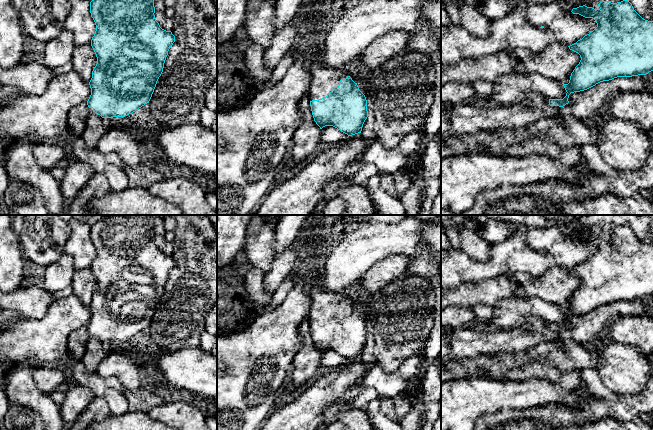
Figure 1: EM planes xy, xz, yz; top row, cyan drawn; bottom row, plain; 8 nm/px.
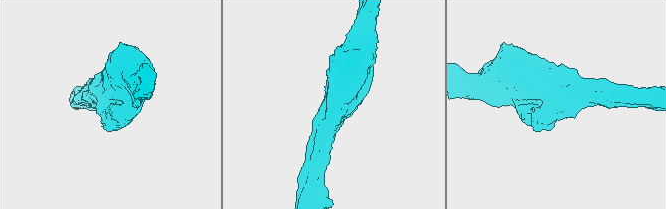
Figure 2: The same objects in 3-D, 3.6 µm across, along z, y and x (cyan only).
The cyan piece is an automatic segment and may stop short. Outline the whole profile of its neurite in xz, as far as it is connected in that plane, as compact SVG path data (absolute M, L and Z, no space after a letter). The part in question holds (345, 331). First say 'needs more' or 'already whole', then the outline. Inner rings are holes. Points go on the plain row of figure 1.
needs more; M314 258L309 268L315 279L308 315L314 345L320 353L333 350L348 360L361 357L368 341L366 321L350 300L321 288L317 279L320 263Z

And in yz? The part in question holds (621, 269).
needs more; M628 224L617 227L601 225L599 233L585 229L572 233L573 238L593 242L597 251L576 267L568 270L581 281L579 288L571 297L568 308L563 308L566 320L563 323L543 323L535 317L528 318L525 328L487 331L476 331L461 328L441 332L441 359L471 359L480 355L497 355L517 353L536 347L545 341L554 341L556 336L569 327L571 317L587 314L596 308L617 301L646 299L653 295L653 245L643 243Z

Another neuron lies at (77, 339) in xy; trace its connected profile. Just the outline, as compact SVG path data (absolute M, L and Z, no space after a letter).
M82 326L69 334L68 351L70 359L81 360L83 358L90 336L87 326Z

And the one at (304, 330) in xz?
M308 318L300 323L298 333L303 339L304 345L293 359L289 379L295 385L301 386L310 380L319 368L321 353L314 345Z

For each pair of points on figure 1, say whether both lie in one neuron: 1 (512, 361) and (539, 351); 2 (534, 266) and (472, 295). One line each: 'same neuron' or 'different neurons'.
1: same neuron
2: different neurons

